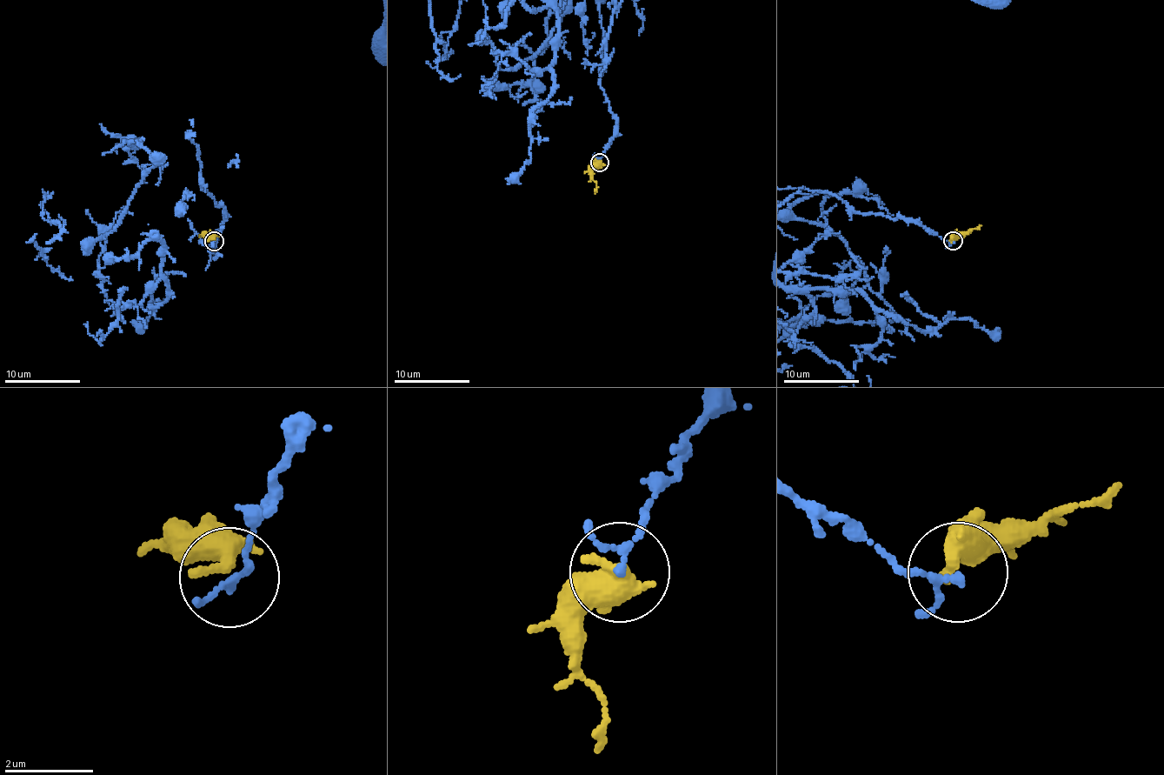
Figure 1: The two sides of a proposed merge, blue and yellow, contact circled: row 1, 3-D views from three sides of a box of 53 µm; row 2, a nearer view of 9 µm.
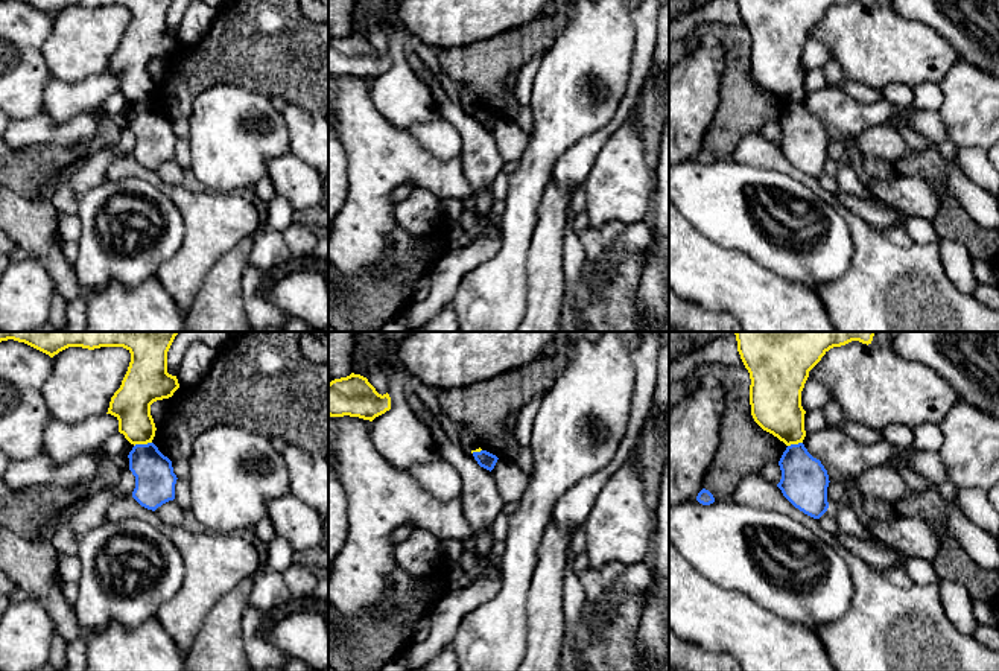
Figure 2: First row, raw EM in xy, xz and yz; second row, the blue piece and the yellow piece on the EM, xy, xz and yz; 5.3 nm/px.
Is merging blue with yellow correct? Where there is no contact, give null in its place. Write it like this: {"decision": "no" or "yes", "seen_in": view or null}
{"decision": "no", "seen_in": "xy"}

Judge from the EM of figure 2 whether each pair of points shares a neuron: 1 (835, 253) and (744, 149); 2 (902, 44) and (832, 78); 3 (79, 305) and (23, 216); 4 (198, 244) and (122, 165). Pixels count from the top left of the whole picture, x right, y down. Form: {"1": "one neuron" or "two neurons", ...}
{"1": "two neurons", "2": "two neurons", "3": "two neurons", "4": "one neuron"}

